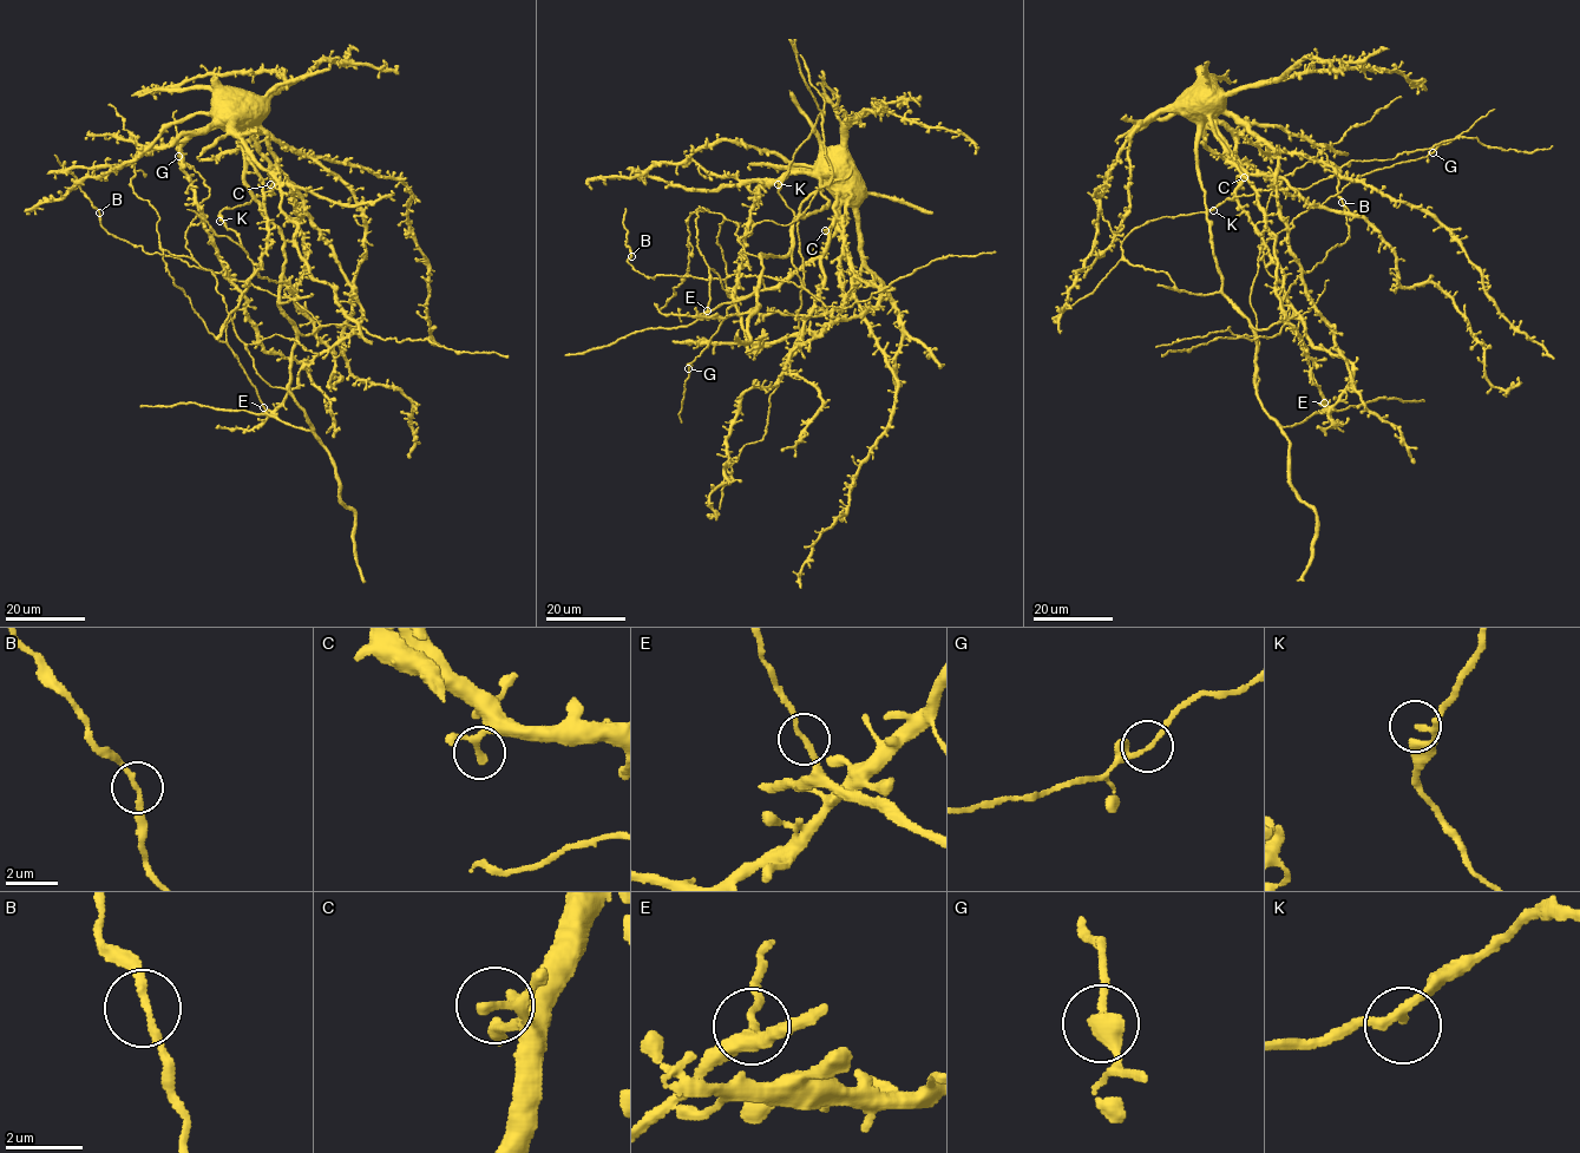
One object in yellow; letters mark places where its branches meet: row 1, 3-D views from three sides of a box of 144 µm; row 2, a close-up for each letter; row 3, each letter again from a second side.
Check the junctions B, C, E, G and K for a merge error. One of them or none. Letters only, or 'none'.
none

